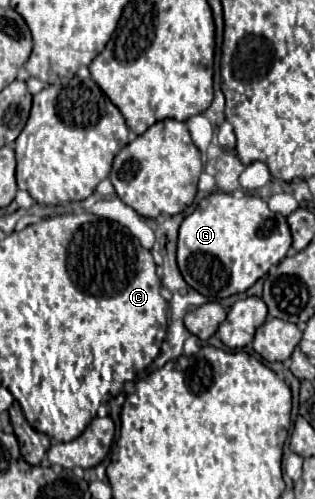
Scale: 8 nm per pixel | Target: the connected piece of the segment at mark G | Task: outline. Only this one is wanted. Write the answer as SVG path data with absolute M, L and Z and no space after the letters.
M209 194L179 228L177 266L185 282L199 294L219 300L251 288L291 248L291 232L283 214L271 212L259 196Z

